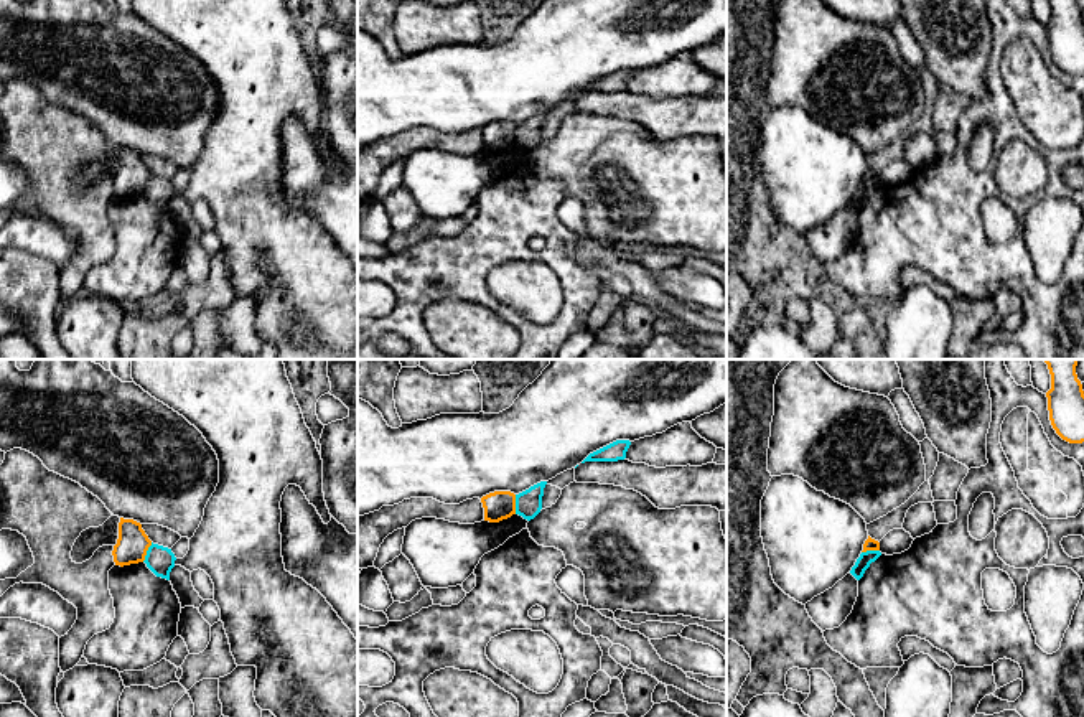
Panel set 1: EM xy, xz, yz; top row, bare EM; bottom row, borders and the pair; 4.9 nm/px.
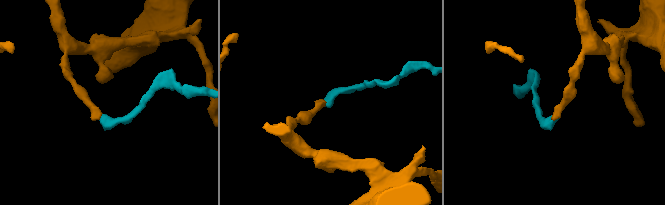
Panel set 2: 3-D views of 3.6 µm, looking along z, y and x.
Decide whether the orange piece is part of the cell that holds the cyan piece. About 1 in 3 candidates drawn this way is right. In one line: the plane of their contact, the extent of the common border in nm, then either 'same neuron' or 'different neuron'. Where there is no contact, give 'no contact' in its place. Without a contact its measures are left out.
xy | 110 nm | different neuron

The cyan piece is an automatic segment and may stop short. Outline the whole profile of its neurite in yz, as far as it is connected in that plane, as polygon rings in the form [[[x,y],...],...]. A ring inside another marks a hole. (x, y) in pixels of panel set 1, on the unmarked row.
[[[867,181],[862,183],[857,190],[855,196],[852,198],[850,204],[860,211],[865,204],[865,201],[870,198],[871,193],[875,193],[881,186],[880,181]]]

